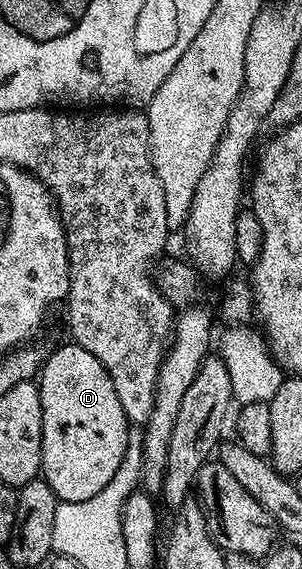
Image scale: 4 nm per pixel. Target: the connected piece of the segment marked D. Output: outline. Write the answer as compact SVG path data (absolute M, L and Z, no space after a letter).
M66 342L56 352L52 351L43 362L41 375L38 377L41 394L41 418L43 419L43 471L42 479L49 482L53 494L62 503L85 502L85 498L93 498L105 486L117 470L124 467L127 456L127 415L121 410L121 401L117 398L117 390L113 390L113 378L85 350L74 342Z

